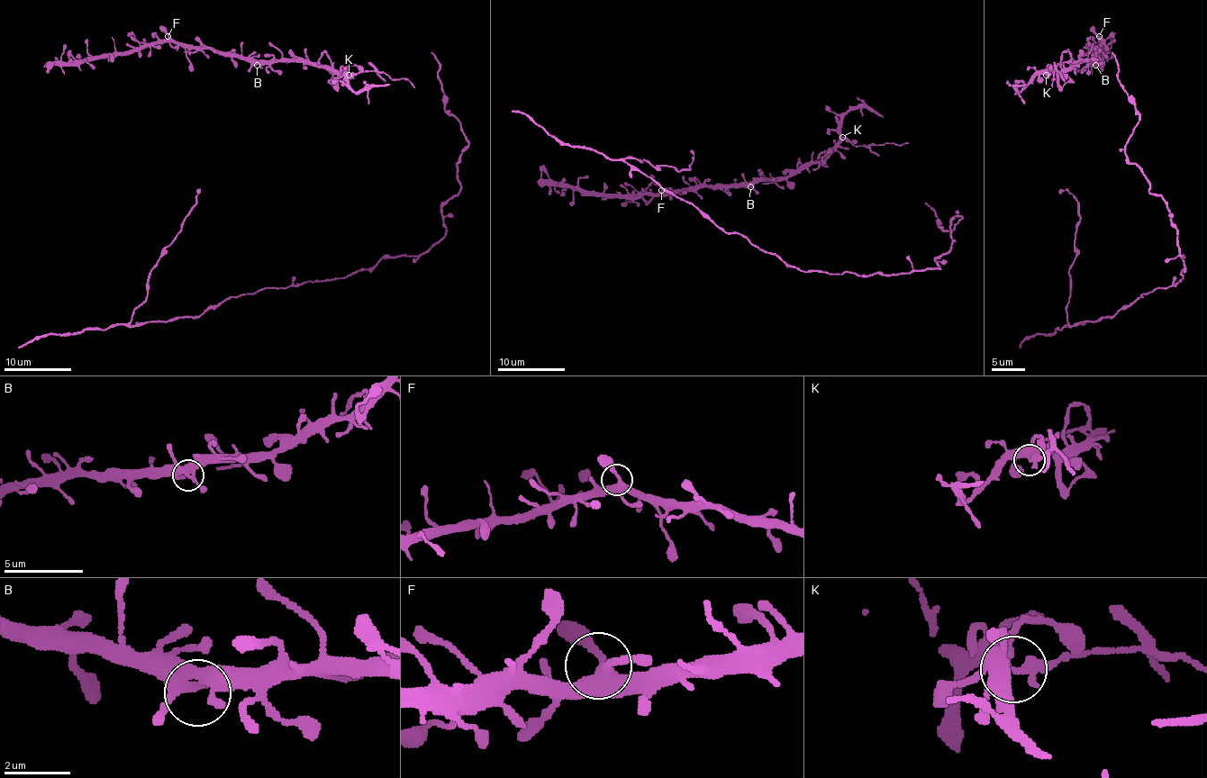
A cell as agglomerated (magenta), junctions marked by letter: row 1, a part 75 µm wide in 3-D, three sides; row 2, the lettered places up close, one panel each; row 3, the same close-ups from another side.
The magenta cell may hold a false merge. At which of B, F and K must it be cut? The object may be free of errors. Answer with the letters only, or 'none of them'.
K

